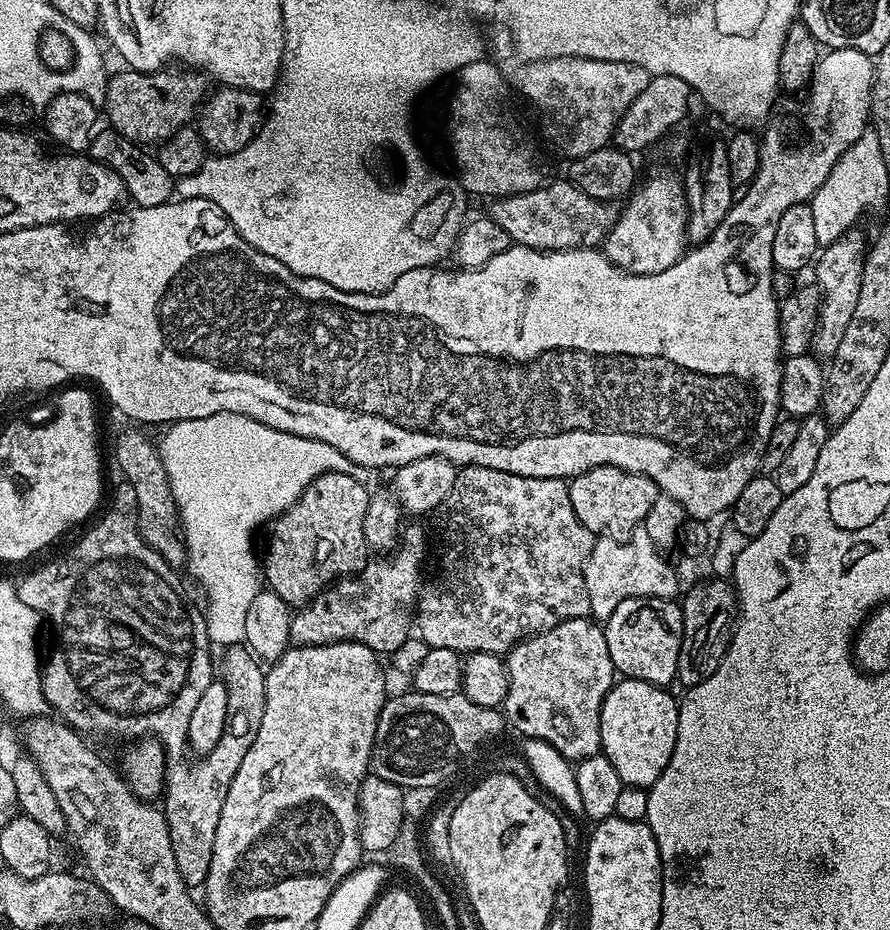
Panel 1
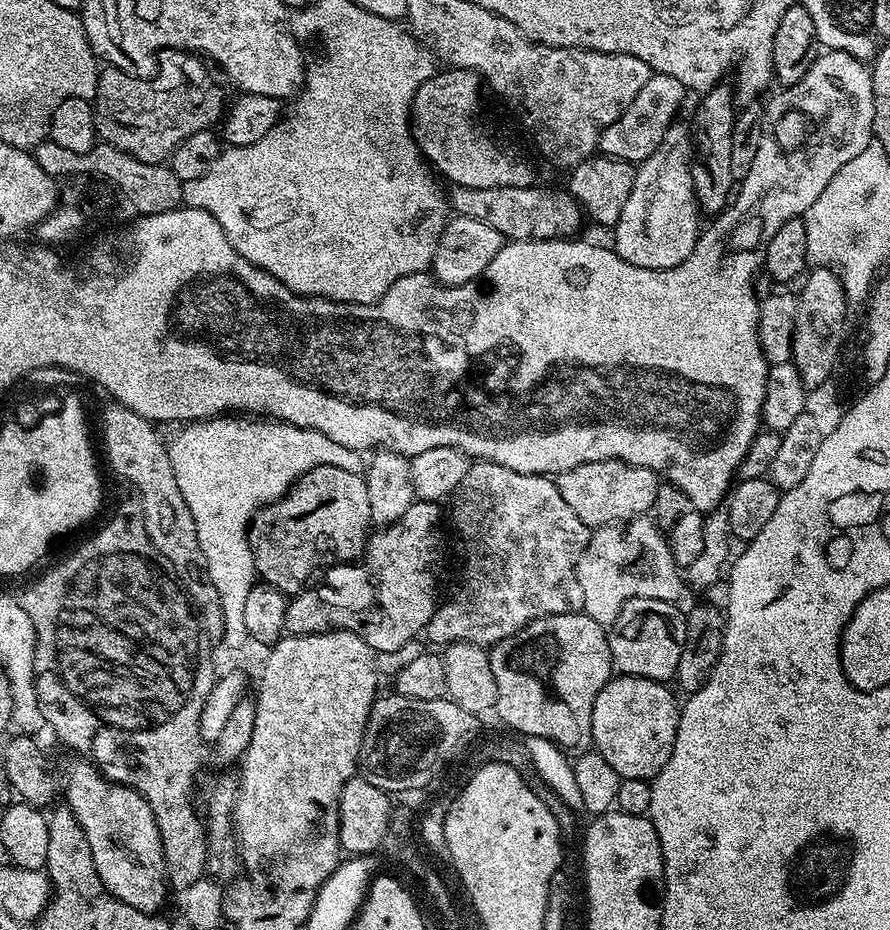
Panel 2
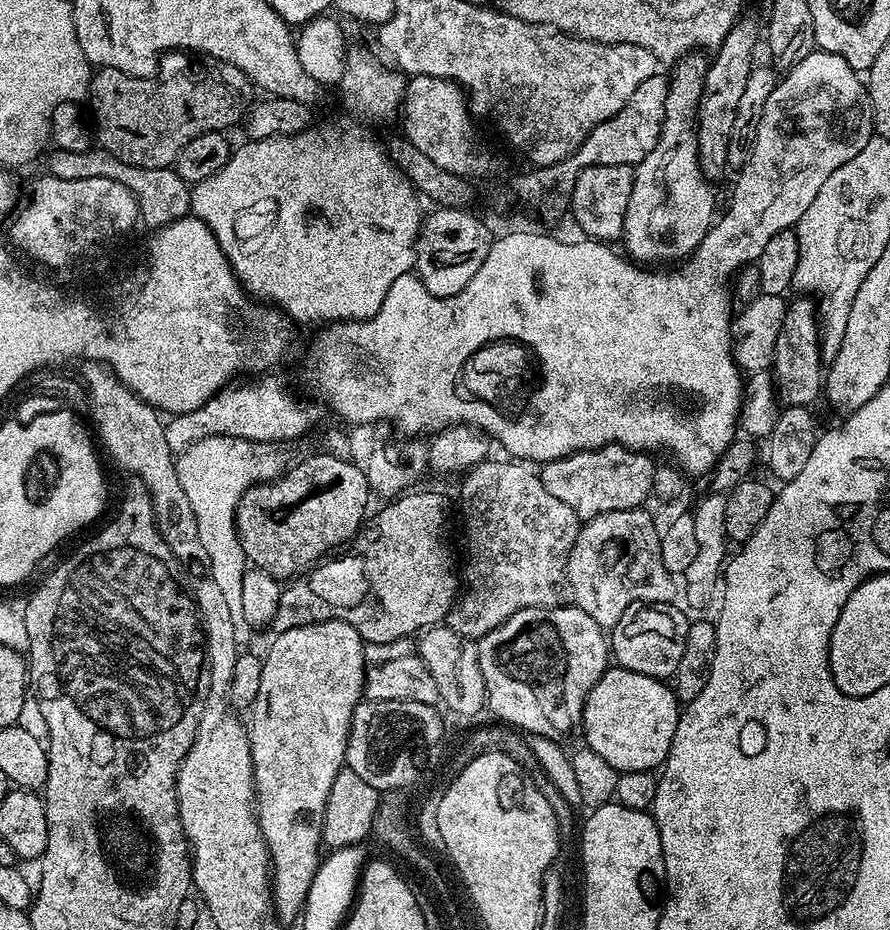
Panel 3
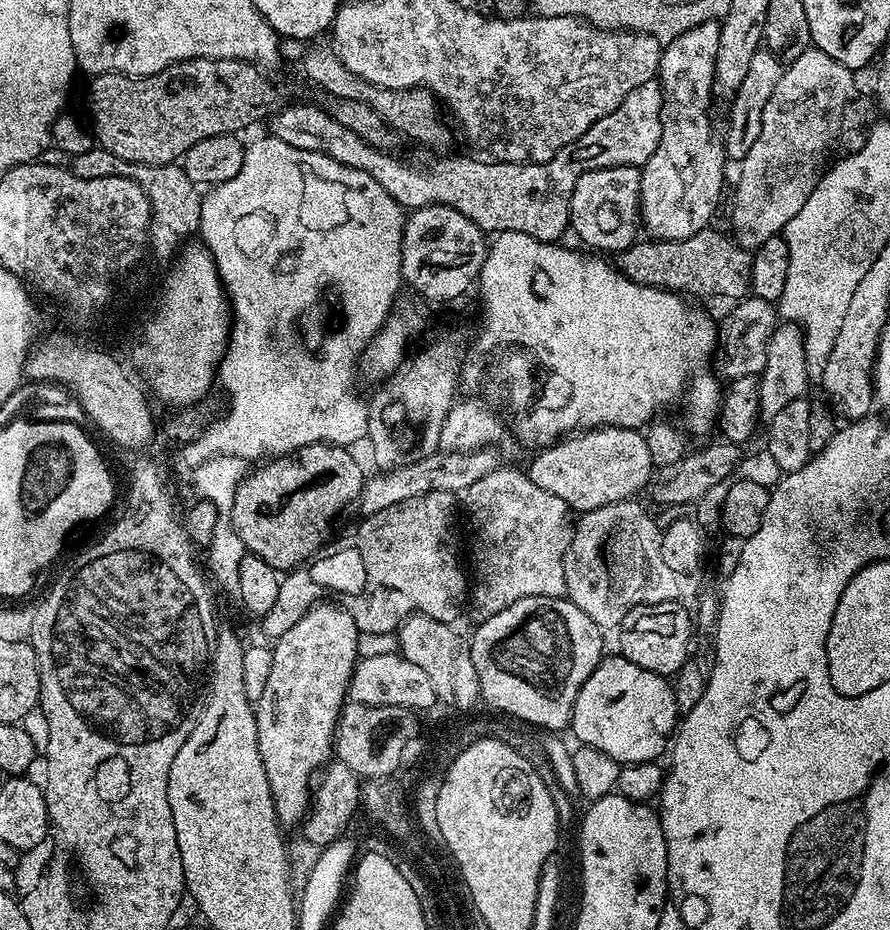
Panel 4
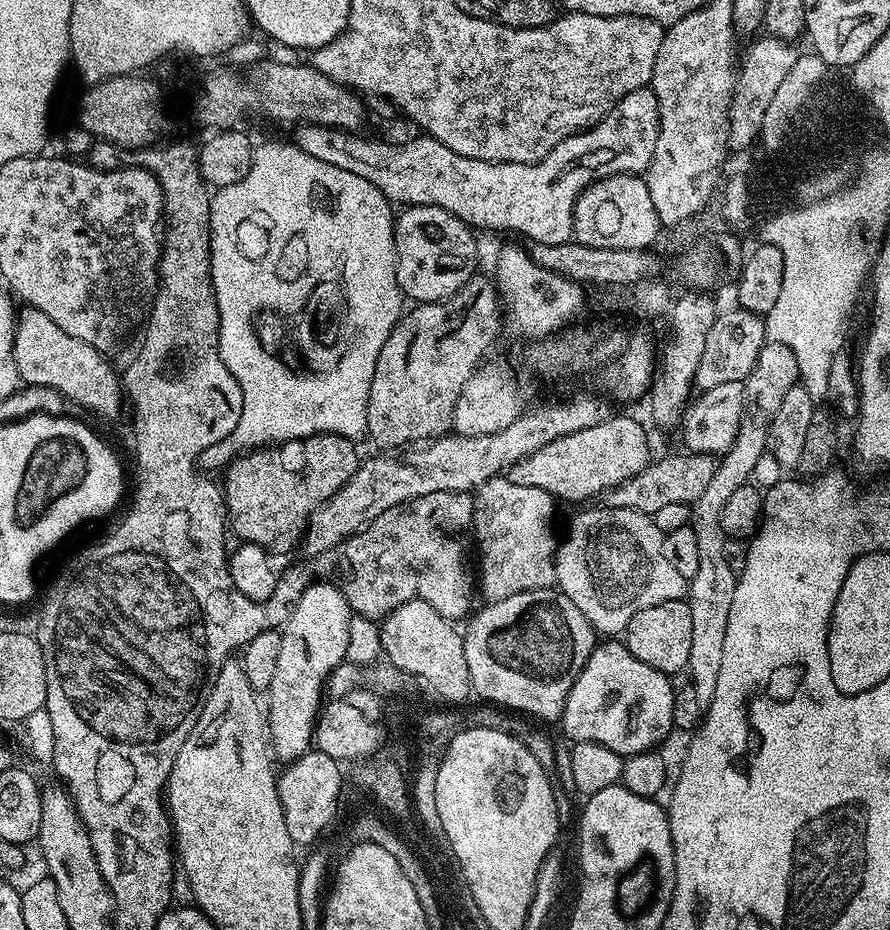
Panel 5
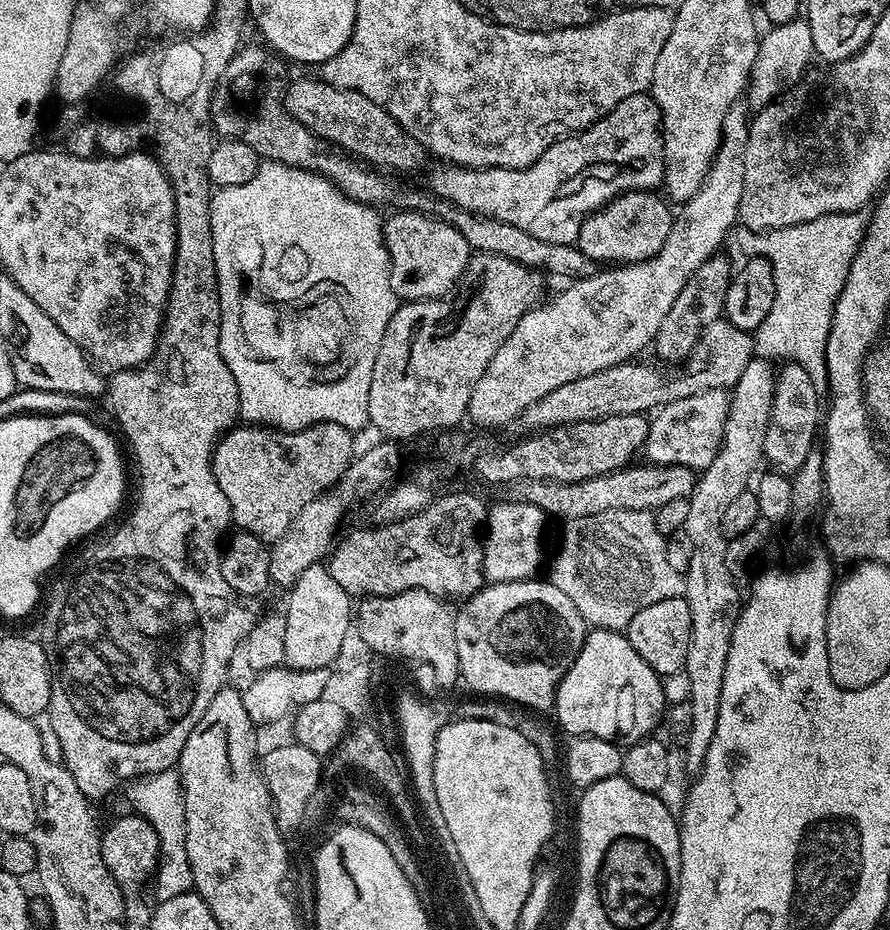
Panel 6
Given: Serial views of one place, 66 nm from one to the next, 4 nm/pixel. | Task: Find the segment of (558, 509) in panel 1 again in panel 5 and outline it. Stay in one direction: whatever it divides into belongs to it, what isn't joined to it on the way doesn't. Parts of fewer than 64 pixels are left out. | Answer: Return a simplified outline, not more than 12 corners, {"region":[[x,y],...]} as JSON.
{"region":[[507,475],[475,489],[478,592],[556,584],[557,501]]}

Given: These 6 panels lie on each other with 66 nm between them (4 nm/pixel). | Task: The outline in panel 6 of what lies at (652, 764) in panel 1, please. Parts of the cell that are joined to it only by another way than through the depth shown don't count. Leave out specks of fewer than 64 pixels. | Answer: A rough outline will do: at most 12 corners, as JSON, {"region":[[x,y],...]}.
{"region":[[592,628],[556,691],[569,737],[627,746],[666,712],[623,631]]}

